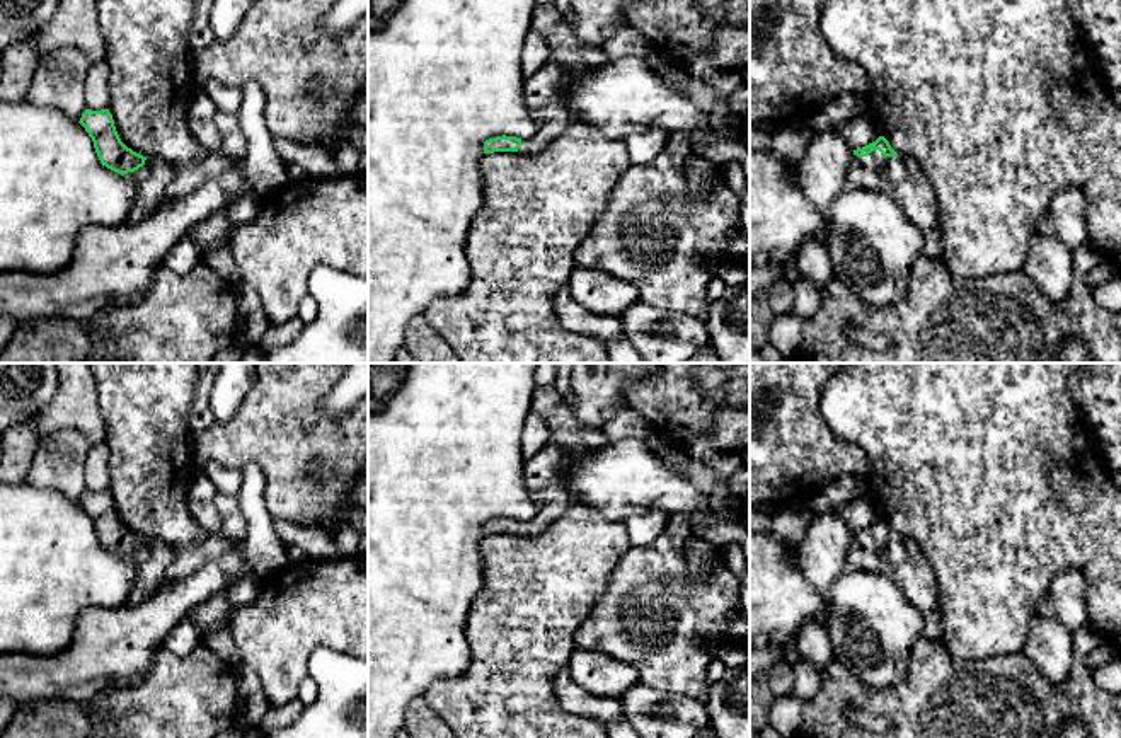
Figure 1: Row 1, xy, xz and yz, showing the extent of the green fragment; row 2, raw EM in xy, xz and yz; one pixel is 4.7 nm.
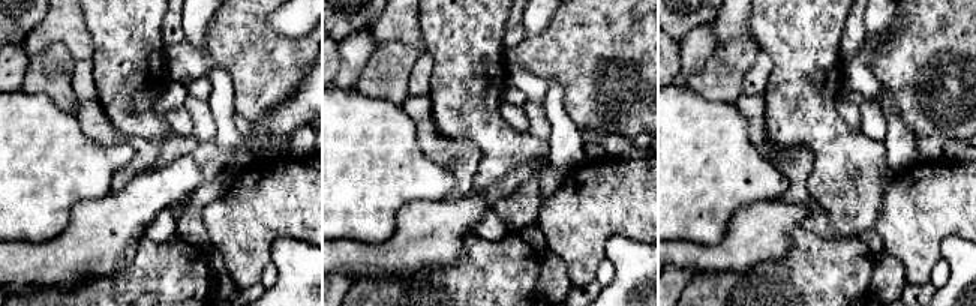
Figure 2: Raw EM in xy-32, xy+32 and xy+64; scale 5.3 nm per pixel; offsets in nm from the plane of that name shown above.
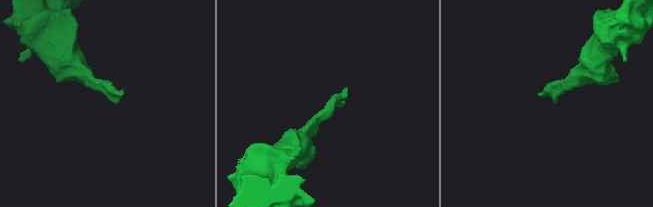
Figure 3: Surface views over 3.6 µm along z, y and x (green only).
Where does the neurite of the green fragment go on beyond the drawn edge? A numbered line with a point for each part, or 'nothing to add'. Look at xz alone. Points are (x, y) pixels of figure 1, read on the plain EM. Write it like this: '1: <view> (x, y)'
1: xz (544, 476)

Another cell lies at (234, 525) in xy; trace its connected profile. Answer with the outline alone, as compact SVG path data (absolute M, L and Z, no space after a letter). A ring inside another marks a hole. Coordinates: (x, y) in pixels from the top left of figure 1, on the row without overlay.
M216 493L213 503L220 513L220 533L233 542L242 542L247 535L247 520L240 510L237 494Z

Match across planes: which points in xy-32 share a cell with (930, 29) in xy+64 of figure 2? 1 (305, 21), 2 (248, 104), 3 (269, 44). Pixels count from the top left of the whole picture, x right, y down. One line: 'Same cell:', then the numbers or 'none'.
Same cell: 2, 3

